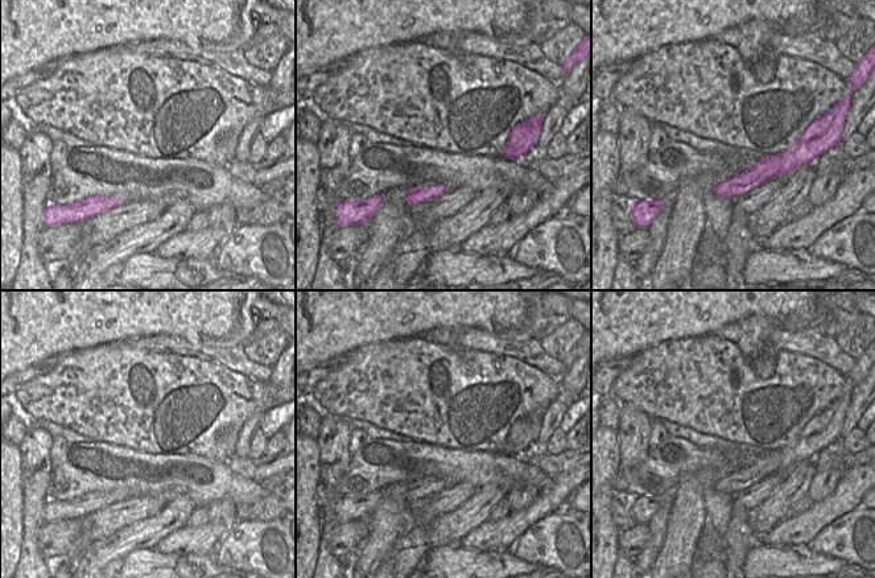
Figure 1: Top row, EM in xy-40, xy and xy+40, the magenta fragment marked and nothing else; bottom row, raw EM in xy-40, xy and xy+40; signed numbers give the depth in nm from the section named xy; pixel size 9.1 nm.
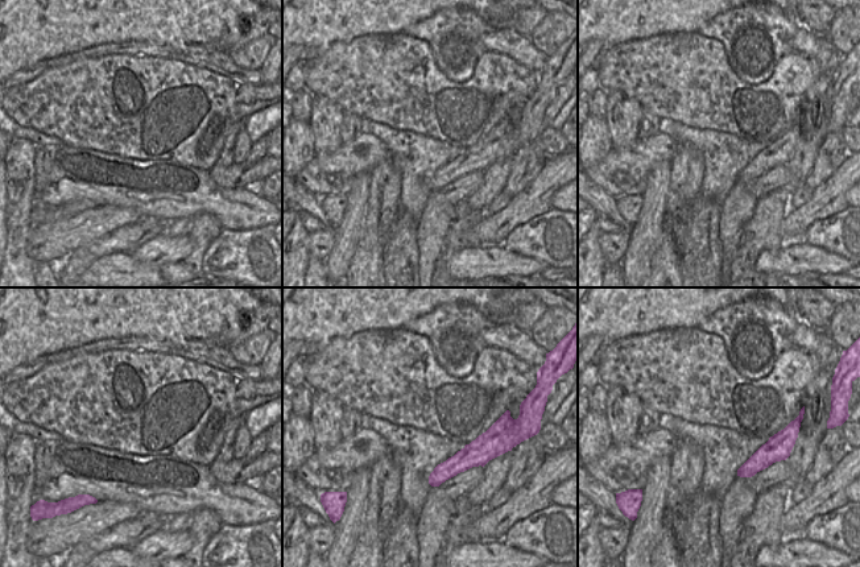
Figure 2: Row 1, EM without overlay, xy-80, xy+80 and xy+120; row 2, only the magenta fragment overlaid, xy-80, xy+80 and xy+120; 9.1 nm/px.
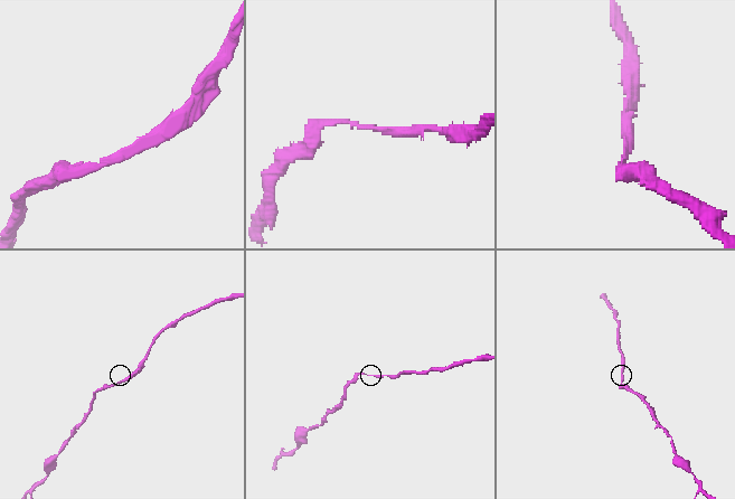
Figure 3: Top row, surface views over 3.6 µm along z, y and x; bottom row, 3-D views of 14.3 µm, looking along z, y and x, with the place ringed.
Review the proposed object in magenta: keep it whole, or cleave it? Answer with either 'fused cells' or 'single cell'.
single cell

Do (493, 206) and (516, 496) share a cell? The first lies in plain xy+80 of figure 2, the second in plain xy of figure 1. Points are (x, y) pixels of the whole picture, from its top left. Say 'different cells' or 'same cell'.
different cells

